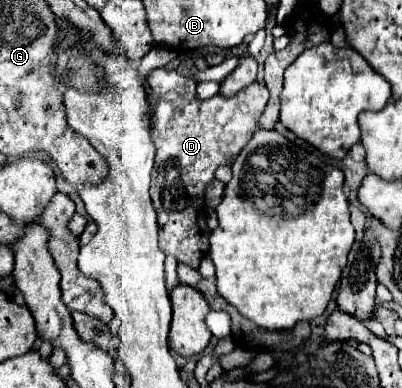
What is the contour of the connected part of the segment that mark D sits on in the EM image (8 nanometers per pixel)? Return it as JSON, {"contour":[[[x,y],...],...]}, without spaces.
{"contour":[[[158,67],[150,73],[148,83],[152,87],[152,107],[154,107],[154,129],[152,143],[156,145],[156,159],[152,171],[150,197],[158,215],[158,231],[160,231],[160,249],[166,255],[174,255],[180,263],[186,263],[192,269],[198,269],[200,259],[208,253],[208,235],[210,229],[206,225],[204,215],[204,191],[208,183],[214,179],[214,171],[220,165],[232,165],[240,149],[252,139],[258,129],[258,117],[264,113],[268,101],[268,89],[262,83],[250,83],[244,91],[238,91],[234,97],[214,95],[204,103],[196,99],[196,83],[176,71],[168,71],[166,67]]]}

